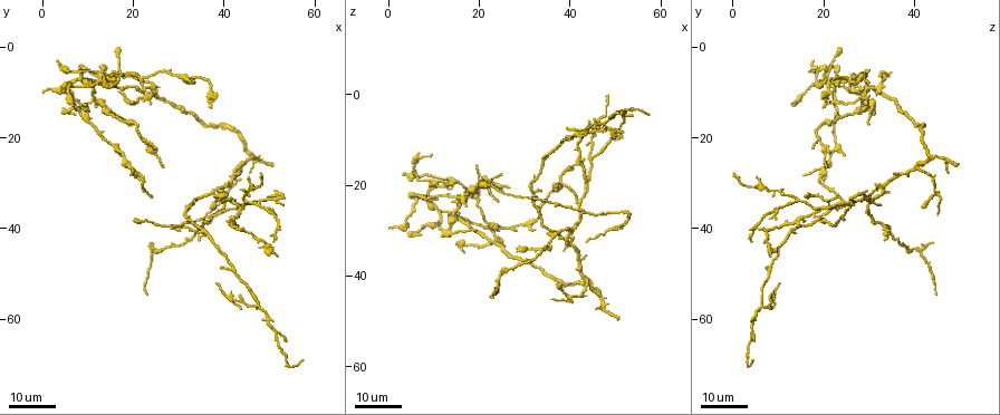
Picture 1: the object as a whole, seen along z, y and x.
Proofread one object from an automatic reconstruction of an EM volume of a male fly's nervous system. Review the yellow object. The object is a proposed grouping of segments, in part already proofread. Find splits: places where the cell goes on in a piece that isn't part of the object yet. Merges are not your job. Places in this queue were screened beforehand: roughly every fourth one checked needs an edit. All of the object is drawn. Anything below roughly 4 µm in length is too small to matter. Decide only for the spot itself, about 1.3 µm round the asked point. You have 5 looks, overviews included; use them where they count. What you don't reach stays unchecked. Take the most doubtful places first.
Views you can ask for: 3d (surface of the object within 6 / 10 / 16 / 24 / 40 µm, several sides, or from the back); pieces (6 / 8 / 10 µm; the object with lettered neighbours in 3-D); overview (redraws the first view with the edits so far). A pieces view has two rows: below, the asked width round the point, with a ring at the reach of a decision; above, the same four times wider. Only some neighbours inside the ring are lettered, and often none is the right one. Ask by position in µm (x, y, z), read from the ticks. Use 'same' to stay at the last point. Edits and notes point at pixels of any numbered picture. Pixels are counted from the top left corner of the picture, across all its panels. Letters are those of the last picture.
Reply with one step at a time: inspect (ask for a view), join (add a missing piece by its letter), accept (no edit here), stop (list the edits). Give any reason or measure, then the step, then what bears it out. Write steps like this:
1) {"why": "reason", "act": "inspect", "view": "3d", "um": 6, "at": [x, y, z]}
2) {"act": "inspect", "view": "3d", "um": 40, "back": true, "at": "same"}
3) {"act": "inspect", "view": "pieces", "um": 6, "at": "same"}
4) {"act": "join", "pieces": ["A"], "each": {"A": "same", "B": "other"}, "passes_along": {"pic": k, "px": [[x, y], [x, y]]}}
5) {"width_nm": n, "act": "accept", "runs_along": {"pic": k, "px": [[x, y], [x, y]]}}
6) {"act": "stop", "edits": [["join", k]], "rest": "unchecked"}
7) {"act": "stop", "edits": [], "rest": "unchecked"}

{"why": "free end", "act": "inspect", "view": "3d", "um": 16, "at": [51.0, 25.5, 50.0]}

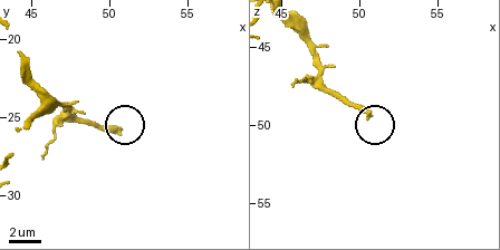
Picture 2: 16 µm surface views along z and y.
{"act": "inspect", "view": "3d", "um": 6, "at": [50.8, 25.8, 49.4]}

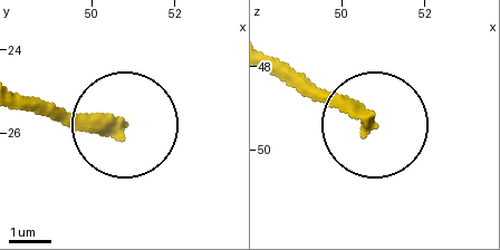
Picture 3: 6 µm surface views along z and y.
{"act": "inspect", "view": "pieces", "um": 10, "at": [50.60, 25.70, 49.55]}

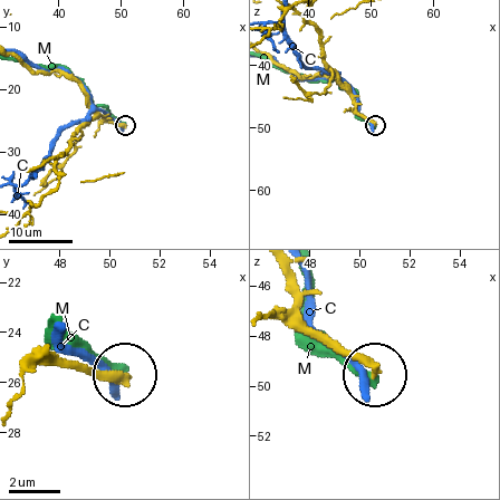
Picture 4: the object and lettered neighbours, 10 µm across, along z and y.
{"act": "accept", "each": {"C": "other", "M": "other"}, "runs_along": {"pic": 4, "px": [[281, 271], [304, 323], [367, 362], [374, 372]]}, "found": "no lettered piece goes on from it"}

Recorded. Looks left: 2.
{"why": "thin end", "act": "inspect", "view": "3d", "um": 24, "at": [28.0, 5.0, 30.0]}

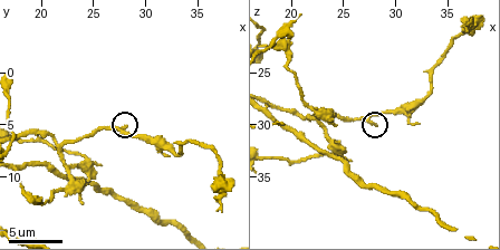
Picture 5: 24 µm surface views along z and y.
{"act": "inspect", "view": "pieces", "um": 10, "at": [28.0, 5.2, 29.8]}

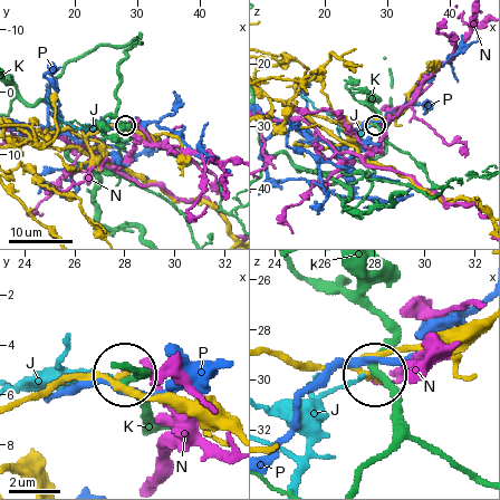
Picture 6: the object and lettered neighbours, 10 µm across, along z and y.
{"width_nm": 170, "act": "accept", "each": {"J": "other", "K": "other", "N": "other", "P": "other"}, "found": "no lettered piece goes on from it"}

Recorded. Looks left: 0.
{"act": "stop", "edits": [], "rest": "unchecked"}

